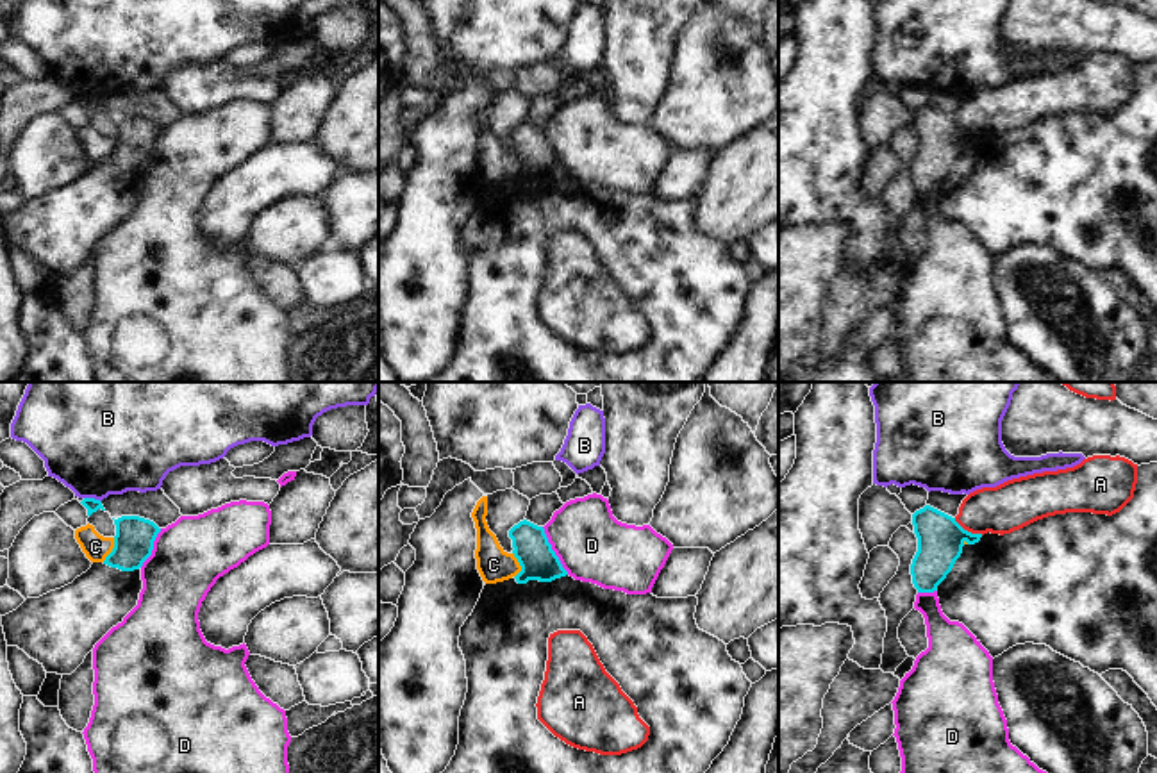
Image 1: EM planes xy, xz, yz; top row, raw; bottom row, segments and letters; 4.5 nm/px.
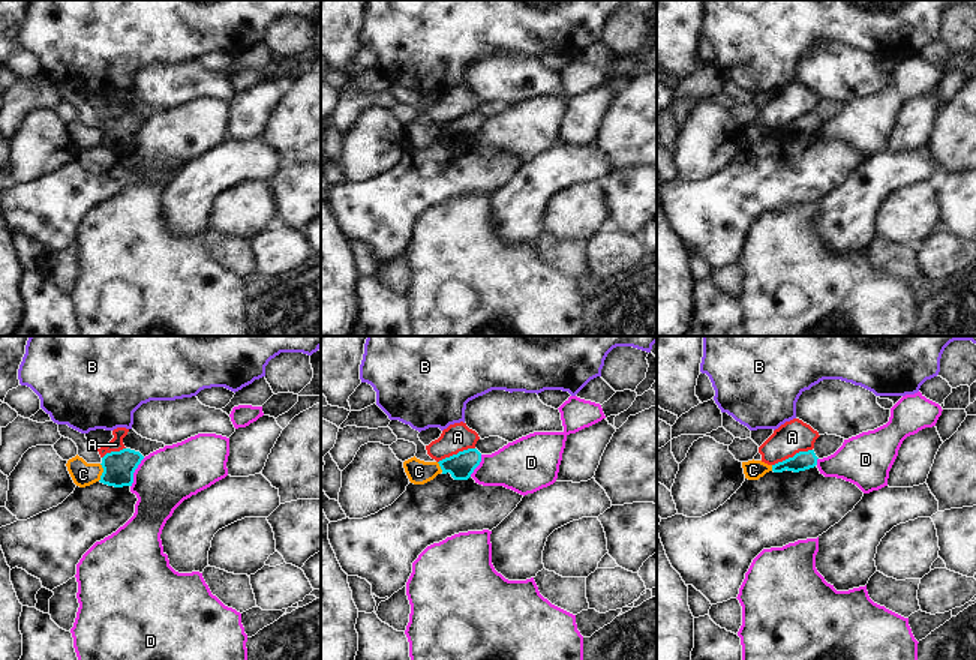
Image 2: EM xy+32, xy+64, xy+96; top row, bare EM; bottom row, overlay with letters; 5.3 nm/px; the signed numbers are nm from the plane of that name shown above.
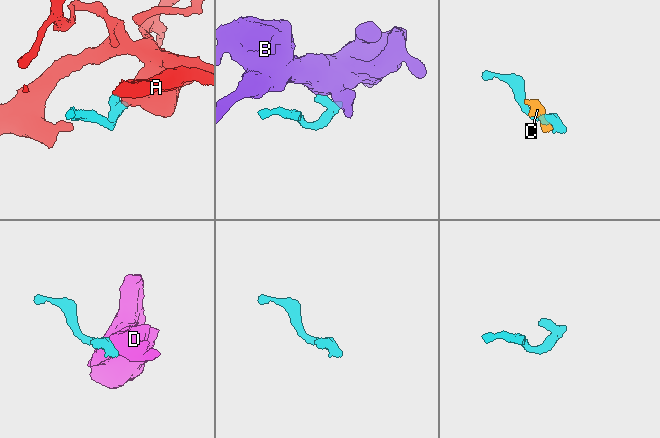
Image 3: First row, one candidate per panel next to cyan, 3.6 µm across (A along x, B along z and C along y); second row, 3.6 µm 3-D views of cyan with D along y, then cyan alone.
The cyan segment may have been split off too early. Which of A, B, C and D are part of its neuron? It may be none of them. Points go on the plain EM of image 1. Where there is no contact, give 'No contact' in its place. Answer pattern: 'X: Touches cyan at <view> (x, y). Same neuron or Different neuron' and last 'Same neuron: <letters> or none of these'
A: Touches cyan at yz (966, 131). Different neuron
B: Touches cyan at xy (93, 99). Different neuron
C: Touches cyan at xy (113, 150). Different neuron
D: Touches cyan at xz (552, 150). Different neuron
Same neuron: none of these.

